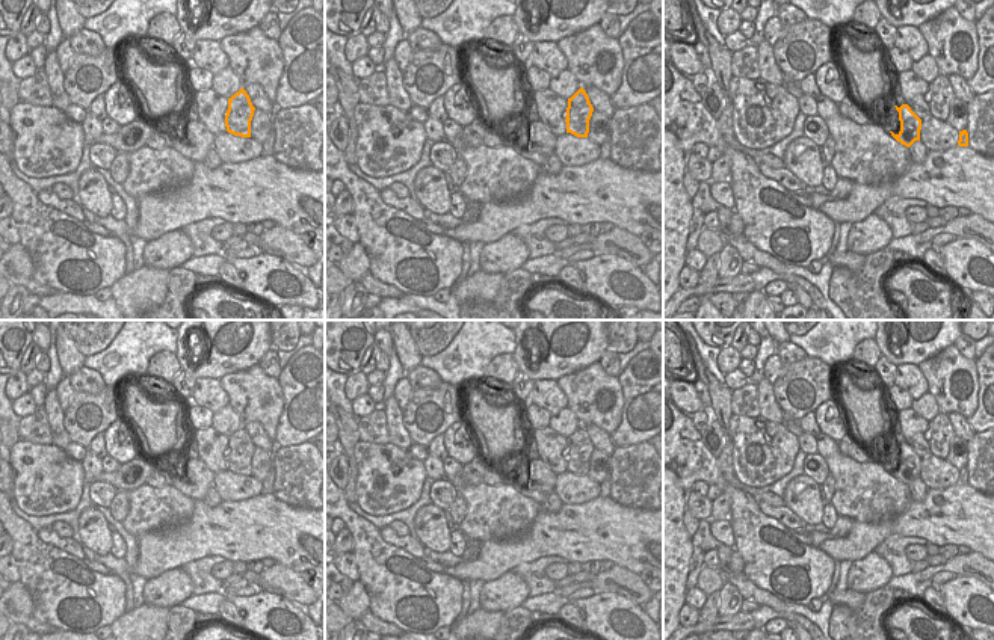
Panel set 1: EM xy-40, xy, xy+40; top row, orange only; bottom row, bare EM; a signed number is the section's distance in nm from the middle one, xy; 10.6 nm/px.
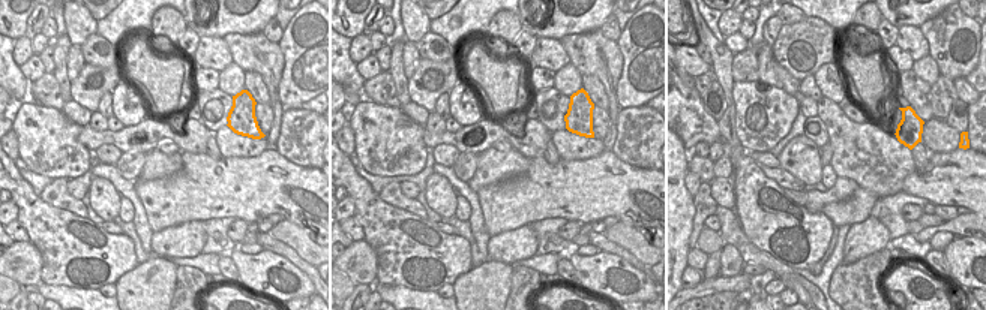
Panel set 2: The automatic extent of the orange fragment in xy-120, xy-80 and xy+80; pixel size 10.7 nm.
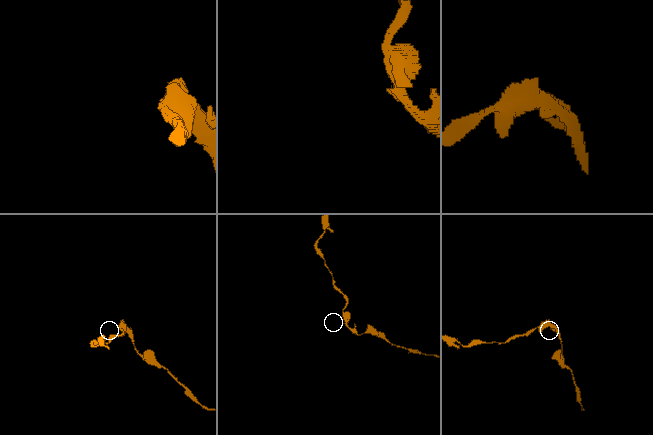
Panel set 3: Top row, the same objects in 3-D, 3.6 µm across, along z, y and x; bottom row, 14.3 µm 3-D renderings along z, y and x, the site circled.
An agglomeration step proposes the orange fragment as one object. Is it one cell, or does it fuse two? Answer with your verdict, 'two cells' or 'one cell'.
two cells

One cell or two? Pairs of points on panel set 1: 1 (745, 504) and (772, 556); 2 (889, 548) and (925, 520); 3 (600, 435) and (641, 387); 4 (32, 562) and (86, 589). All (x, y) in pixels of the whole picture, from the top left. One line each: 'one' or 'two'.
1: one
2: two
3: two
4: one

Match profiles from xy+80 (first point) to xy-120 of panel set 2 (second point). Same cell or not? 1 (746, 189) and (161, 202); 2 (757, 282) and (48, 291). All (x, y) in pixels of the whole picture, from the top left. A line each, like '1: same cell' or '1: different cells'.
1: different cells
2: different cells

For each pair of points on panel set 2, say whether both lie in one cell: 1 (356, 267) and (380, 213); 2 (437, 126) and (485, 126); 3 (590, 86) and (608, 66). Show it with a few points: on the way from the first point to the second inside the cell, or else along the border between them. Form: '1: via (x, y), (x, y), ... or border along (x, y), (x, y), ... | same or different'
1: border along (363, 240), (375, 253), (375, 277) | different
2: border along (425, 129), (432, 132), (444, 131) | different
3: border along (583, 74), (593, 74), (598, 78), (608, 110) | different

